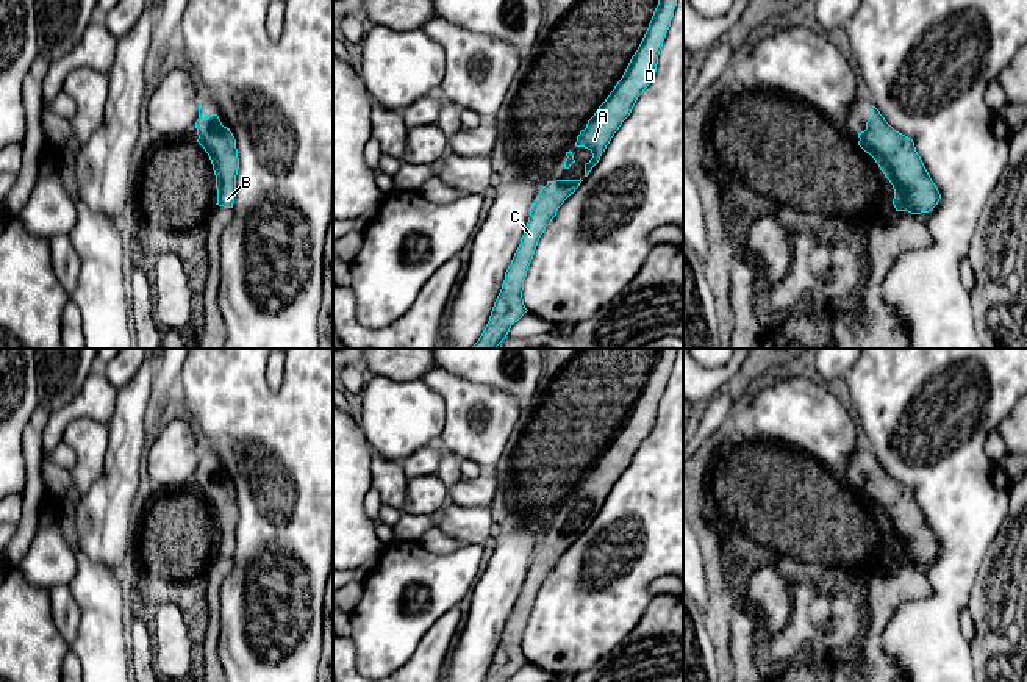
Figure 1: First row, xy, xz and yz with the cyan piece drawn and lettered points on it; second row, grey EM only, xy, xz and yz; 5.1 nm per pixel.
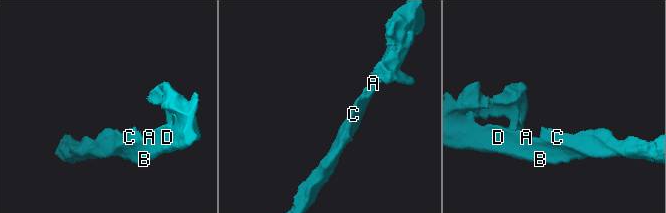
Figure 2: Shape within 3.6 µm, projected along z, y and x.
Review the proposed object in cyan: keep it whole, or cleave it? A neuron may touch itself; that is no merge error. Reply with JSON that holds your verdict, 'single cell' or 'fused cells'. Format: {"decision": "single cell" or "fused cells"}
{"decision": "single cell"}

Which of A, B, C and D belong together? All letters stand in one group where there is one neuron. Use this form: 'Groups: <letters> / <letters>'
Groups: A B C D

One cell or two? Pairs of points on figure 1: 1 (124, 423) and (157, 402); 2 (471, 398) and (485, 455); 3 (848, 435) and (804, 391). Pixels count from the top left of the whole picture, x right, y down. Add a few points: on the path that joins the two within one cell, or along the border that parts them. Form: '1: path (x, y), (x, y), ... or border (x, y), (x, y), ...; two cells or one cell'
1: border (153, 379), (144, 430); two cells
2: path (465, 412), (466, 427), (480, 441); one cell
3: path (837, 424), (815, 402); one cell

